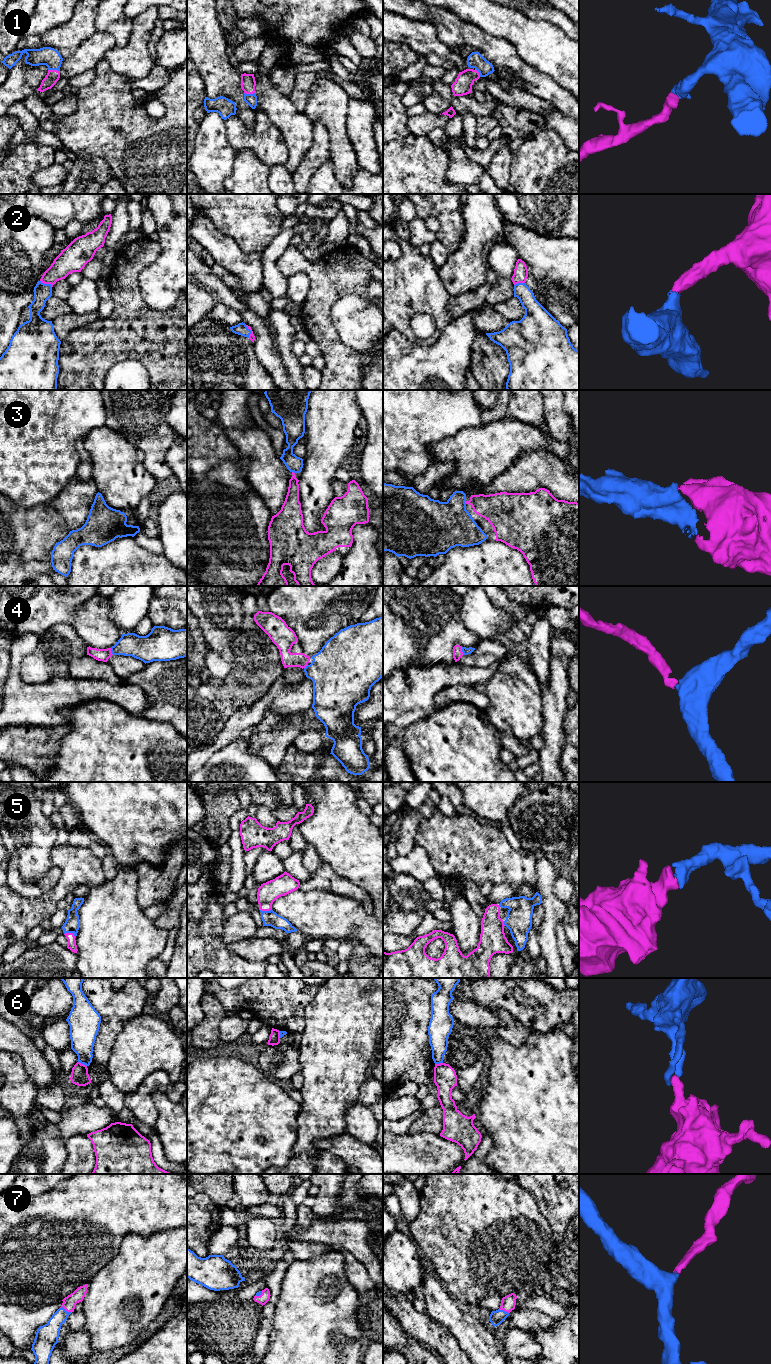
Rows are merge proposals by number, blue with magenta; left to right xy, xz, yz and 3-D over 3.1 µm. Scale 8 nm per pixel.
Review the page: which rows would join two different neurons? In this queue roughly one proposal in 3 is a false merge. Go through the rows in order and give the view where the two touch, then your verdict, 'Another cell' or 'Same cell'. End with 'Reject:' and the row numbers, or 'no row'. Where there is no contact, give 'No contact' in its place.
1: Touches blue in xy. Same cell
2: Touches blue in xy. Same cell
3: Touches blue in yz. Same cell
4: Touches blue in yz. Same cell
5: Touches blue in xy. Same cell
6: Touches blue in xy. Another cell
7: Touches blue in xy. Same cell
Reject: 6

